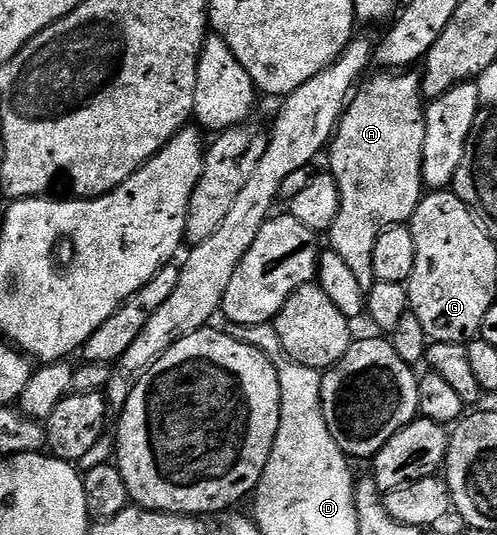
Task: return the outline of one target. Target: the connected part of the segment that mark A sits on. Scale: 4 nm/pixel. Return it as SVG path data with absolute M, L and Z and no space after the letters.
M383 70L378 74L380 76L373 77L367 85L364 83L352 95L329 145L329 171L339 183L341 194L339 213L329 233L329 248L341 254L342 260L349 265L349 270L353 270L357 282L361 282L365 290L371 289L376 282L373 246L377 246L377 238L387 228L406 225L425 195L423 151L427 113L420 73L415 70Z

